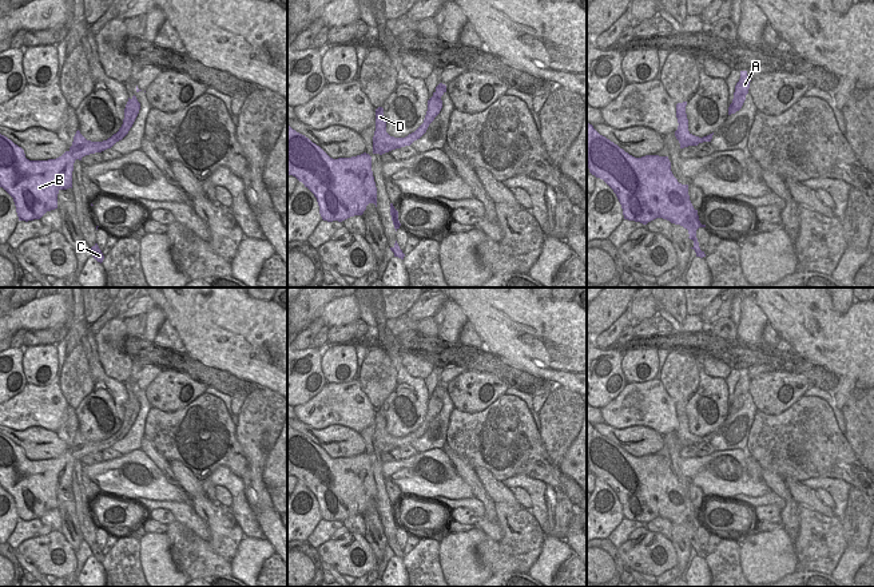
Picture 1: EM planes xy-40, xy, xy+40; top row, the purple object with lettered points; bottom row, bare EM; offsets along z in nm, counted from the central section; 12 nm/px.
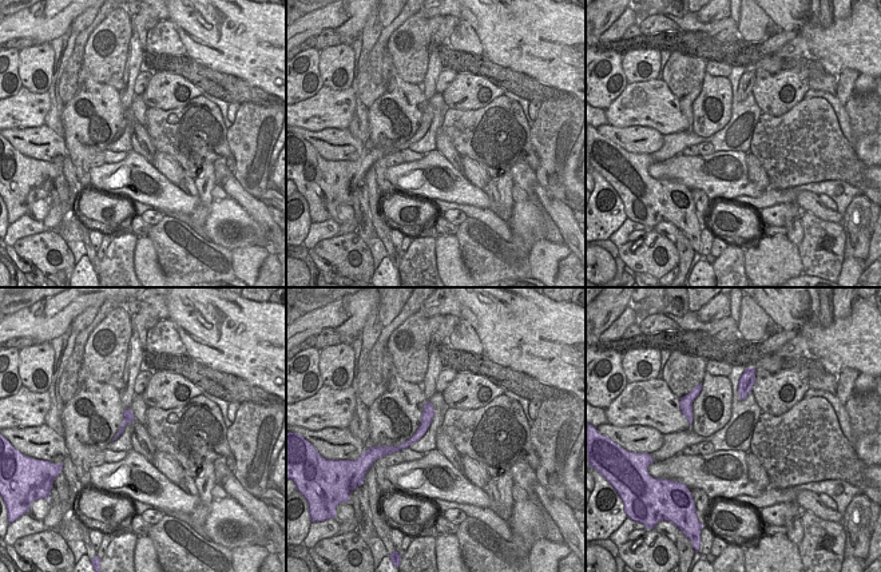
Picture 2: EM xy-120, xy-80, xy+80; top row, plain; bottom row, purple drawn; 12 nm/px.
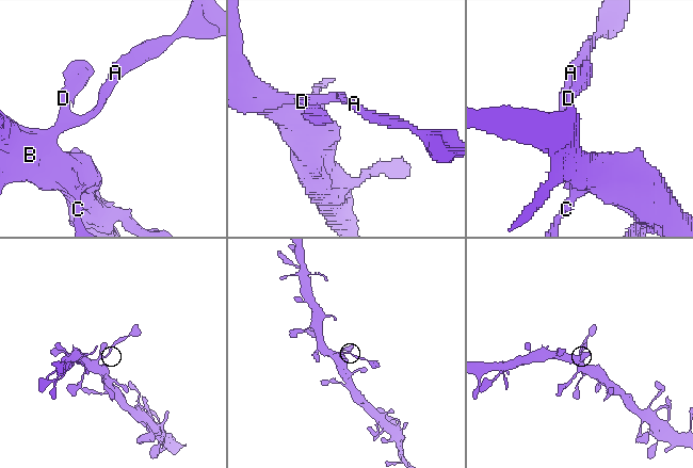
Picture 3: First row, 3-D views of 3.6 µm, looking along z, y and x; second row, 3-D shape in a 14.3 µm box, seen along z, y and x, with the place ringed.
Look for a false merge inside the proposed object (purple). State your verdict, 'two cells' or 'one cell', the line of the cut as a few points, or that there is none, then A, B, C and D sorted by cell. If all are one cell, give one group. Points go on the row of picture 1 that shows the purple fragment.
one cell | no cut | A B C D

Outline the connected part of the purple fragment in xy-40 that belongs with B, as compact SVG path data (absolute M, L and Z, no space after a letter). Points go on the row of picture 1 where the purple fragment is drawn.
M136 96L128 98L123 124L116 134L103 142L91 142L78 130L69 150L56 159L29 160L21 147L0 134L0 187L13 198L19 221L40 219L47 211L57 209L59 191L72 189L75 160L102 152L122 140L139 110Z

